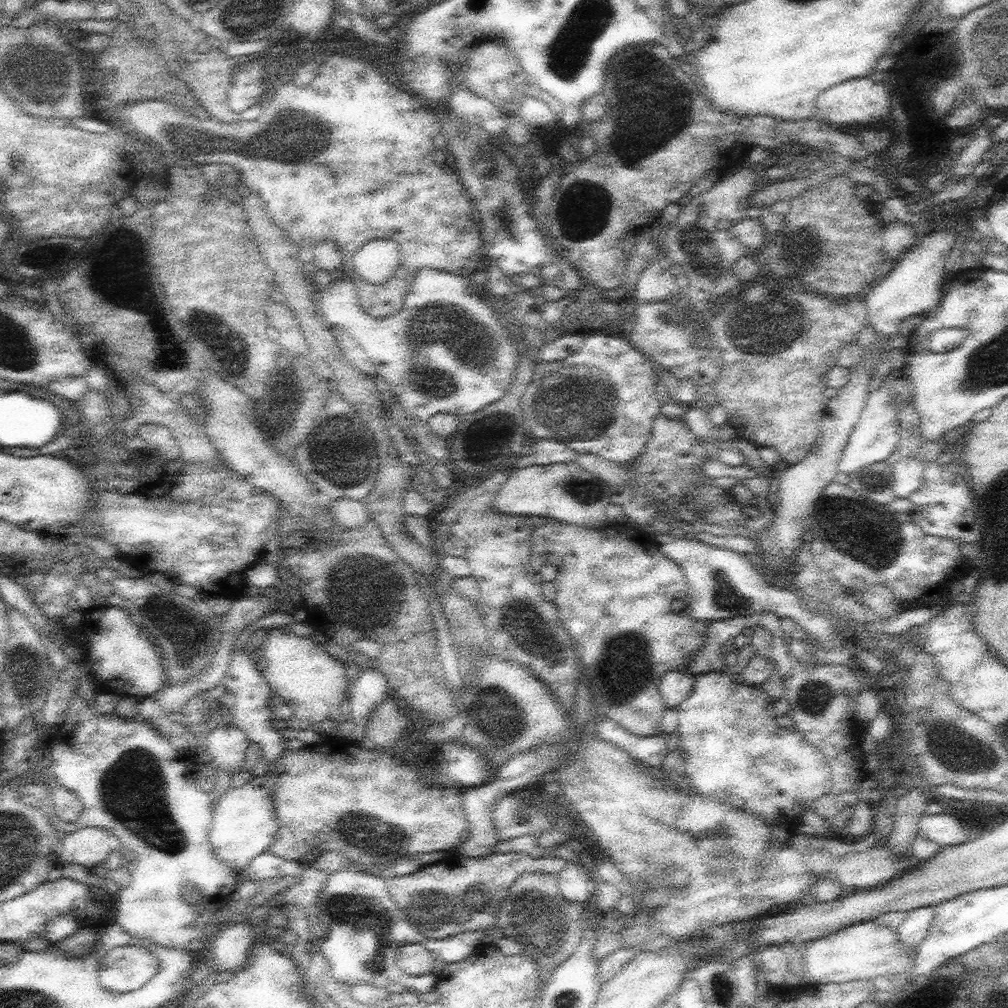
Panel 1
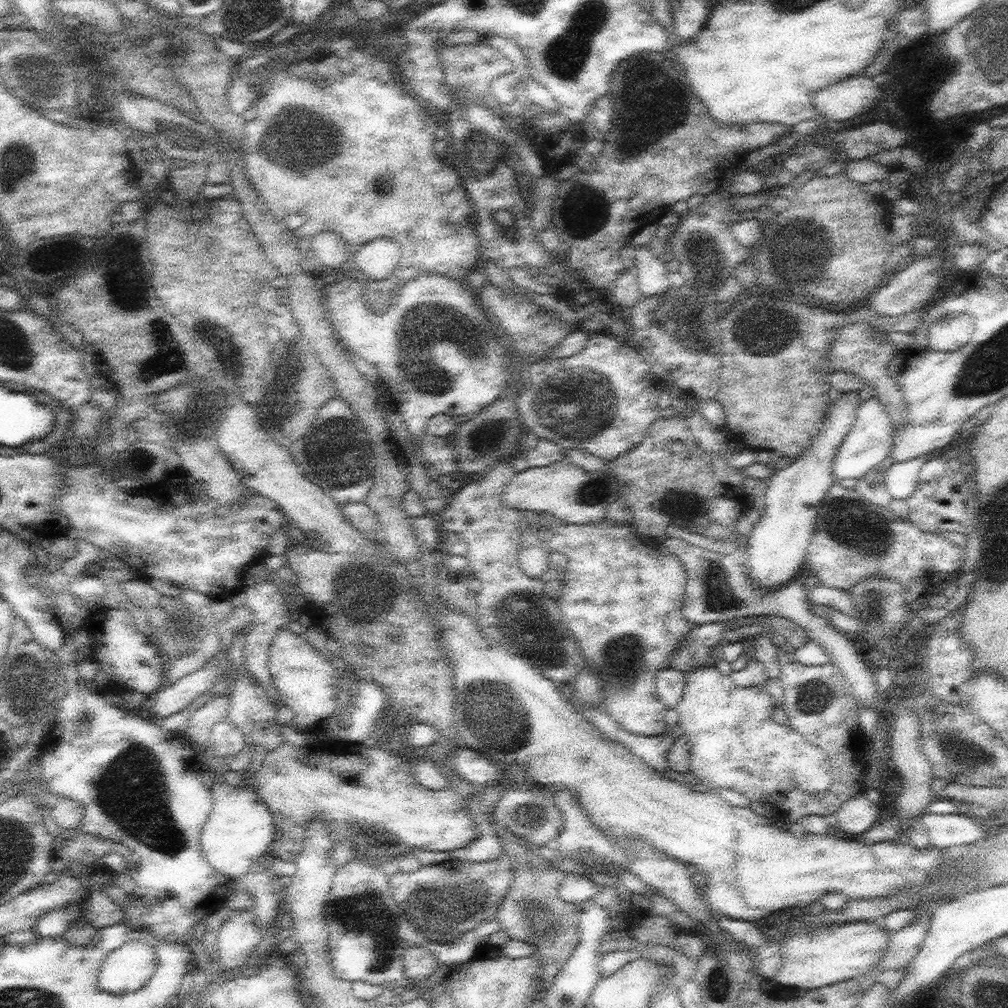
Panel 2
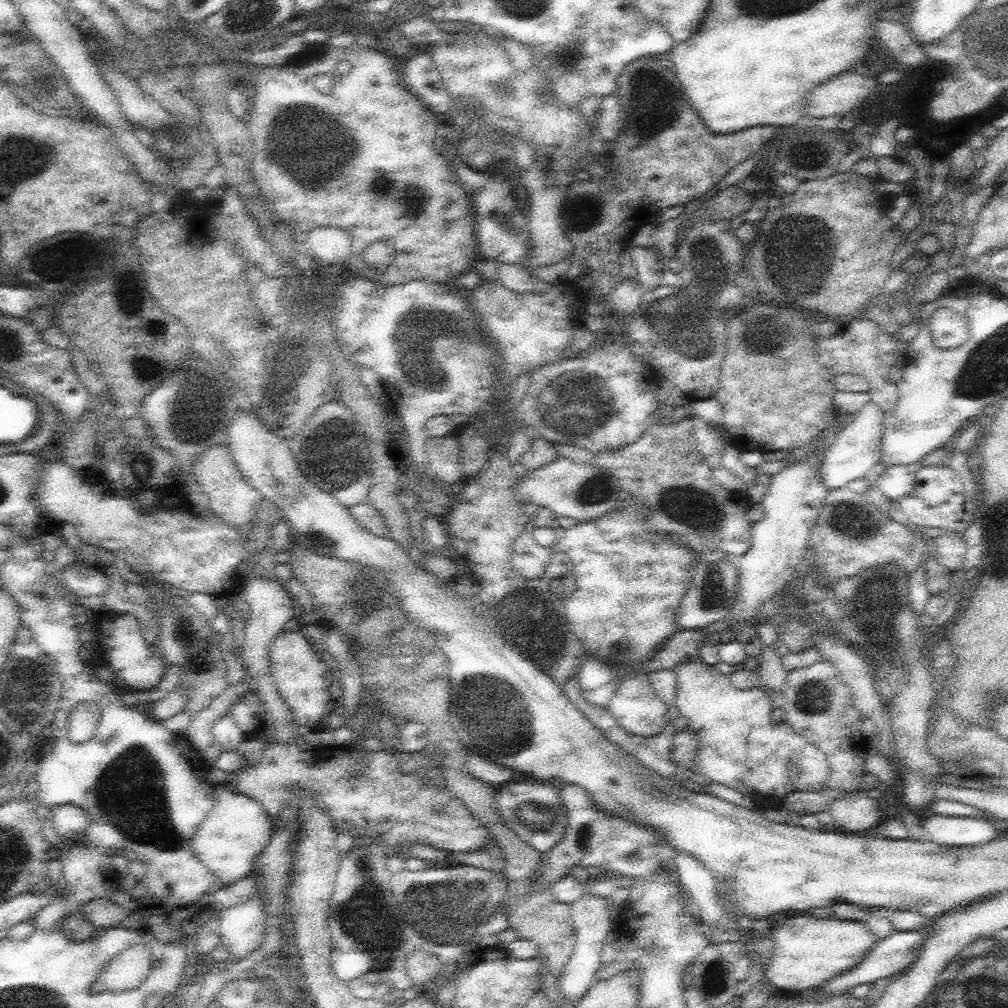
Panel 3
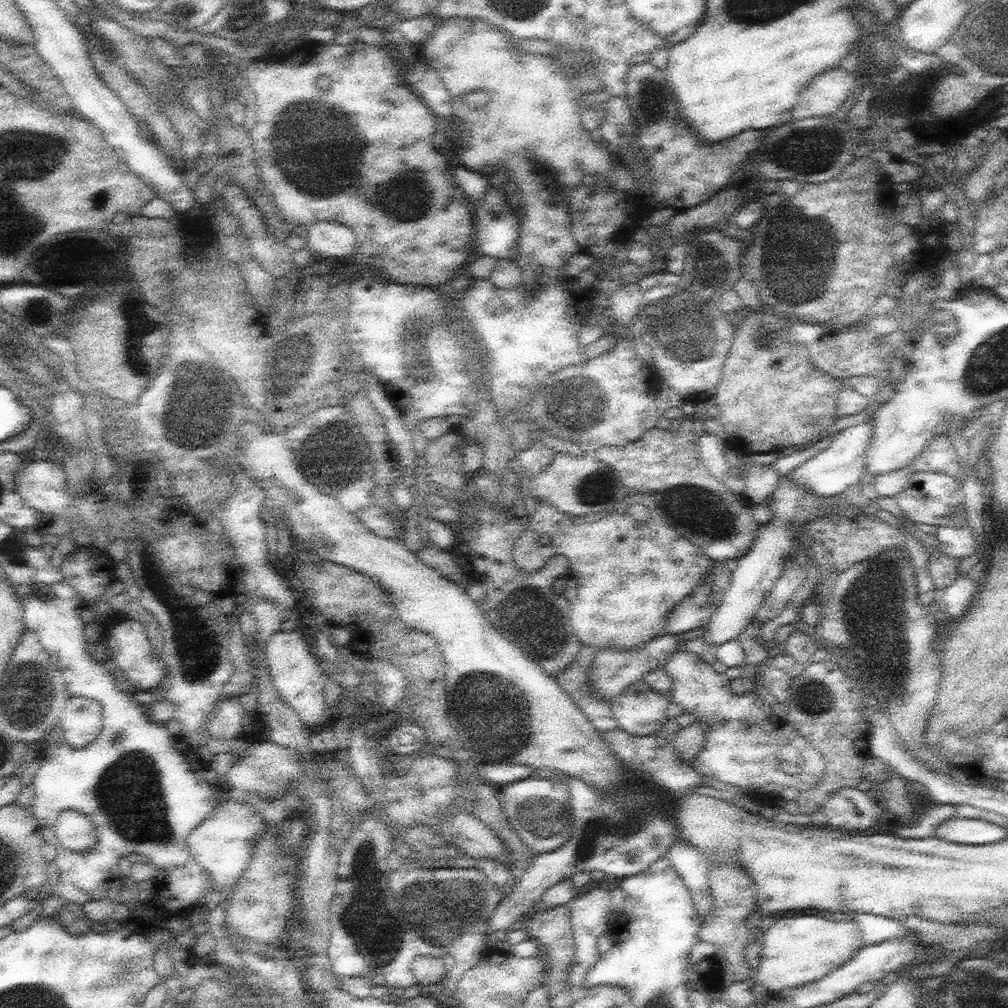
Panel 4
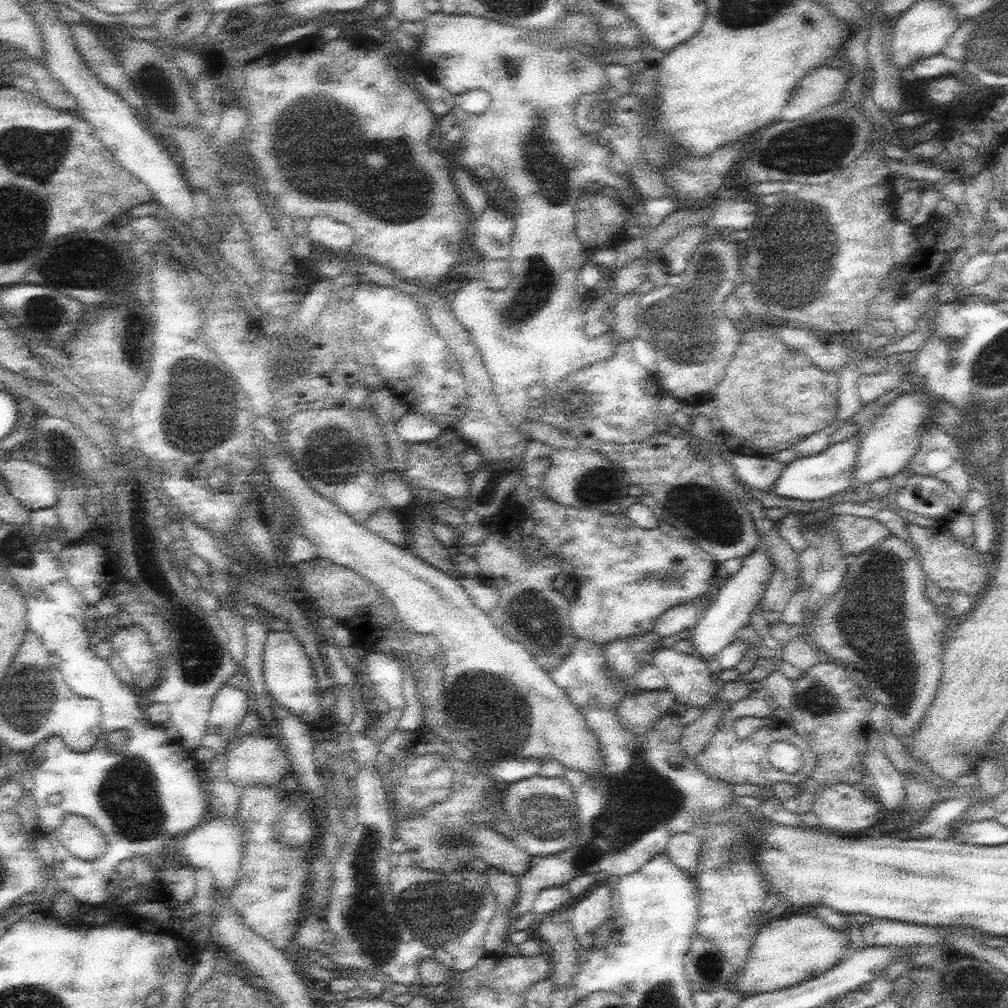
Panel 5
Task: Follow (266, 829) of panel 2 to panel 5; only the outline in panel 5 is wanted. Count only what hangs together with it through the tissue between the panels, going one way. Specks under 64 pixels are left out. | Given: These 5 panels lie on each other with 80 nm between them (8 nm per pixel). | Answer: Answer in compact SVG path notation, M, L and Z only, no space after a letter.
M208 818L195 829L192 829L184 838L176 843L176 856L183 861L183 865L206 869L211 871L215 886L224 894L232 894L239 880L243 852L245 851L243 836L245 832L236 819L225 821L224 819Z

